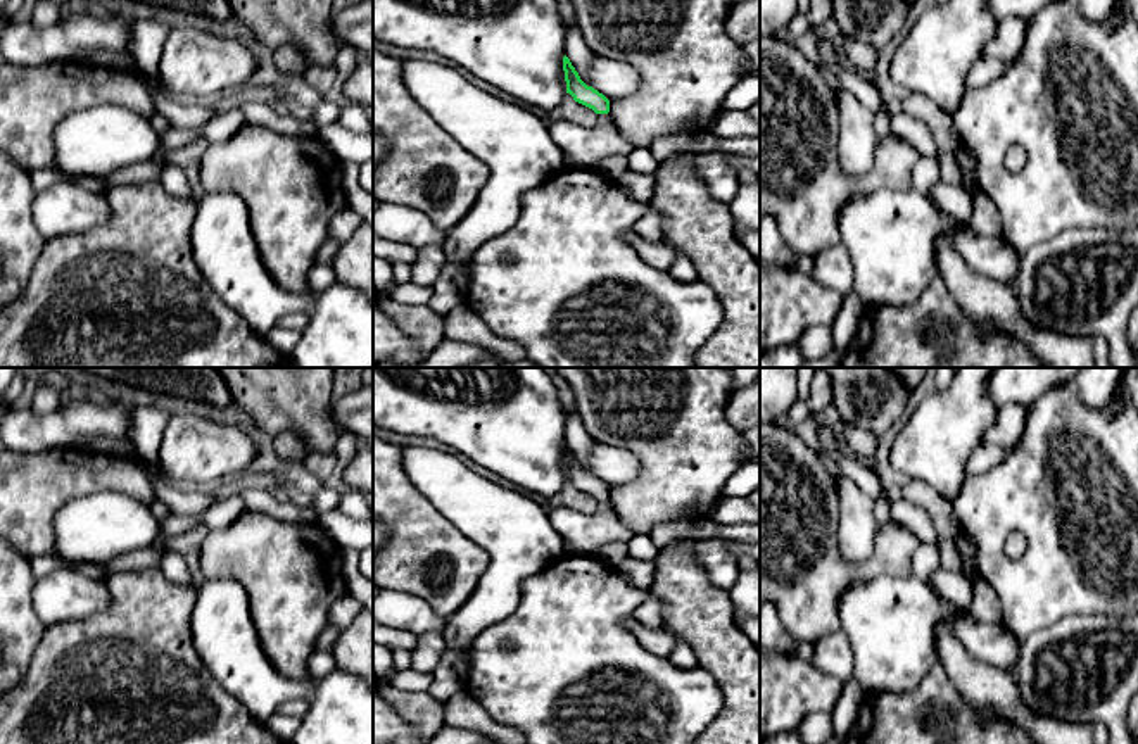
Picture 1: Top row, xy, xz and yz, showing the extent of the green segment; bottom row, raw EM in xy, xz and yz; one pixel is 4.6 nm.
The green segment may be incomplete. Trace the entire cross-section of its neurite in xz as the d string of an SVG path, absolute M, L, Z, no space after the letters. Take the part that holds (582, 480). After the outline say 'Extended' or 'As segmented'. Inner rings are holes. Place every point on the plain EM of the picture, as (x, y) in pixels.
M566 442L563 457L566 480L597 501L597 509L592 514L565 508L547 513L551 525L561 535L565 556L592 556L604 544L629 542L634 533L613 513L608 501L610 487L580 466Z. Extended

